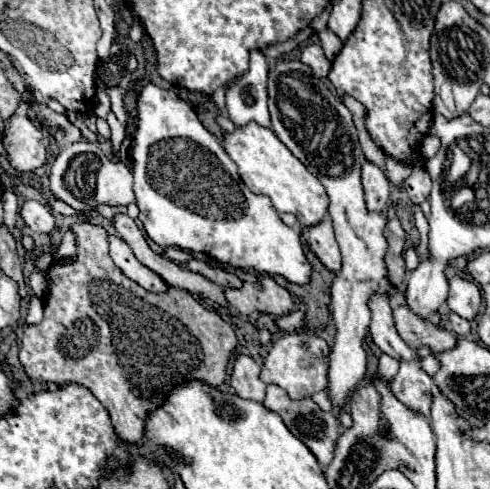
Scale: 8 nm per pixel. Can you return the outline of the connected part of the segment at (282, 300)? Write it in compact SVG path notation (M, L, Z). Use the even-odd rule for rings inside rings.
M259 278L257 282L245 282L239 290L227 288L225 300L241 314L265 312L273 316L285 316L291 312L291 294L281 288L273 278Z

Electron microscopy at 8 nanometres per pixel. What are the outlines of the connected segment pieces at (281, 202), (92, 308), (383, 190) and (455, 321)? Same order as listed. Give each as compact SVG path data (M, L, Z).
M257 122L239 126L233 132L223 132L223 148L237 164L243 184L255 192L271 198L277 212L291 212L301 224L313 226L327 216L327 194L321 182L289 152L289 148L275 136L271 128L263 128Z
M75 222L69 226L75 234L77 254L69 260L53 262L47 270L49 288L45 292L45 318L35 326L25 326L19 360L29 378L39 382L79 382L107 408L113 428L125 442L135 442L143 434L143 422L149 410L157 408L173 386L189 380L201 380L213 388L225 382L227 364L237 346L237 336L213 308L205 308L187 290L169 288L165 294L153 294L129 280L109 256L109 234L103 226Z
M371 162L363 164L363 190L369 212L381 212L389 204L389 180L385 172Z
M449 312L449 322L451 322L451 330L457 332L459 336L469 336L469 334L471 334L471 326L469 326L469 322L463 320L463 318L459 318L457 314Z

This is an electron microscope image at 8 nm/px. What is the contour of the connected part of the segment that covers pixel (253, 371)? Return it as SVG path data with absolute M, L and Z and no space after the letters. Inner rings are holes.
M239 356L235 360L233 374L231 374L231 386L235 388L237 396L263 402L265 382L259 380L259 372L261 372L261 366L251 356Z

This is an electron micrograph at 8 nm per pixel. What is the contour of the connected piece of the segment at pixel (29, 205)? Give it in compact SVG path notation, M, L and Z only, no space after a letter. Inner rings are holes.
M35 200L23 202L21 218L23 218L25 226L29 226L33 232L39 232L39 234L49 234L53 230L53 224L55 224L51 208L47 208Z

